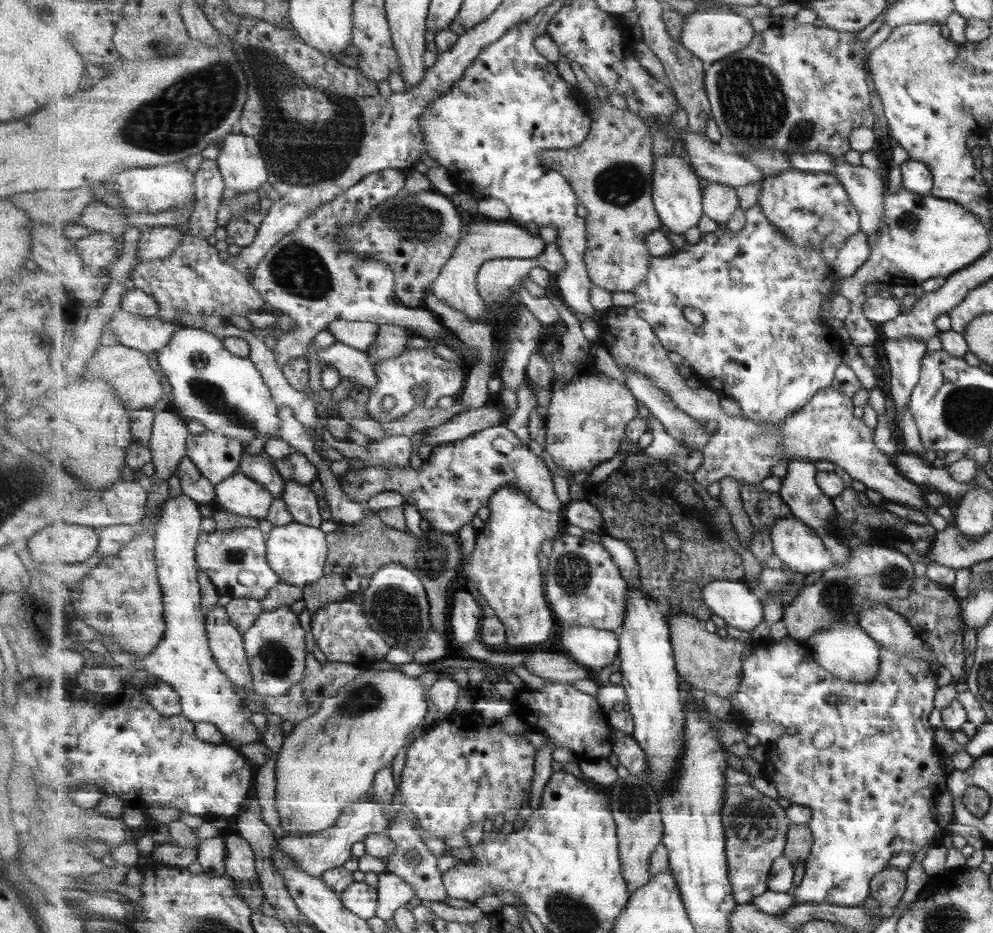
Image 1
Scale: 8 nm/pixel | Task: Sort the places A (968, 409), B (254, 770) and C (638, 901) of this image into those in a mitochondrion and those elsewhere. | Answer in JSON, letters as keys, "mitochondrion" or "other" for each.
{"A":"mitochondrion","B":"other","C":"other"}

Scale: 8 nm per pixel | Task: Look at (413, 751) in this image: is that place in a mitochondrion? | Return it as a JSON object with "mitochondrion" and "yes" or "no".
{"mitochondrion":"no"}

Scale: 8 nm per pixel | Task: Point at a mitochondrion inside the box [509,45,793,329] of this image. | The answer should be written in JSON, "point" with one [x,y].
{"point":[620,184]}

